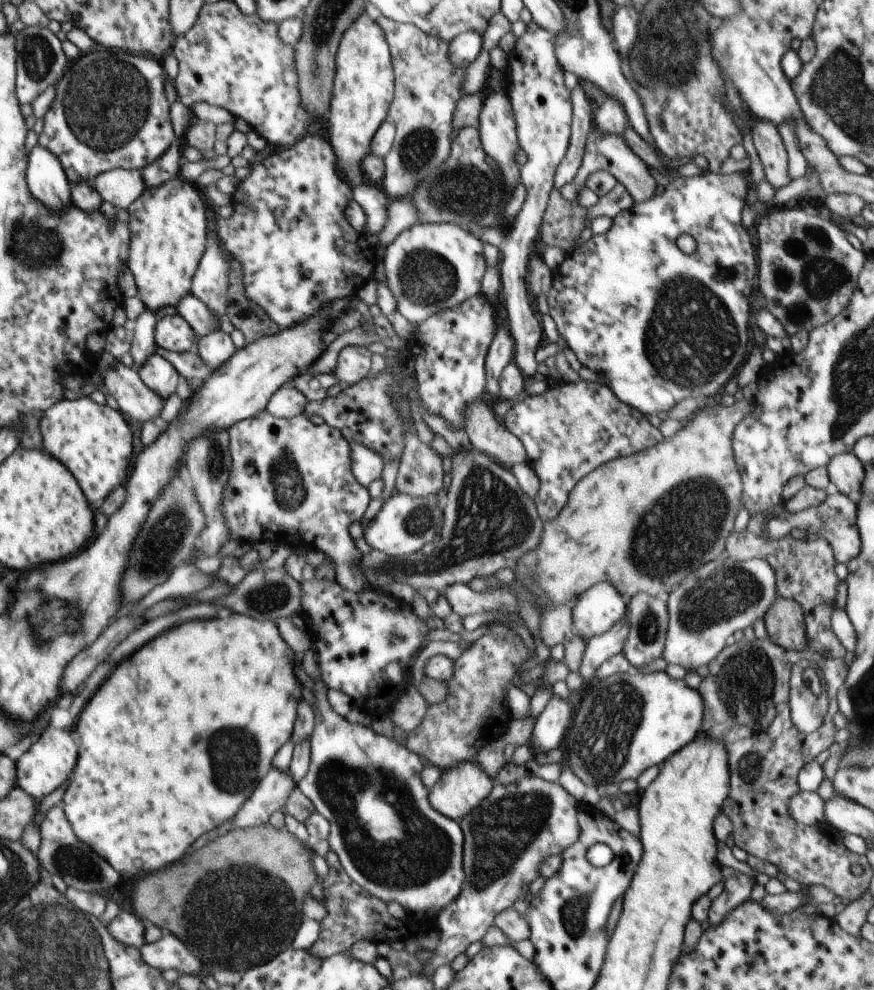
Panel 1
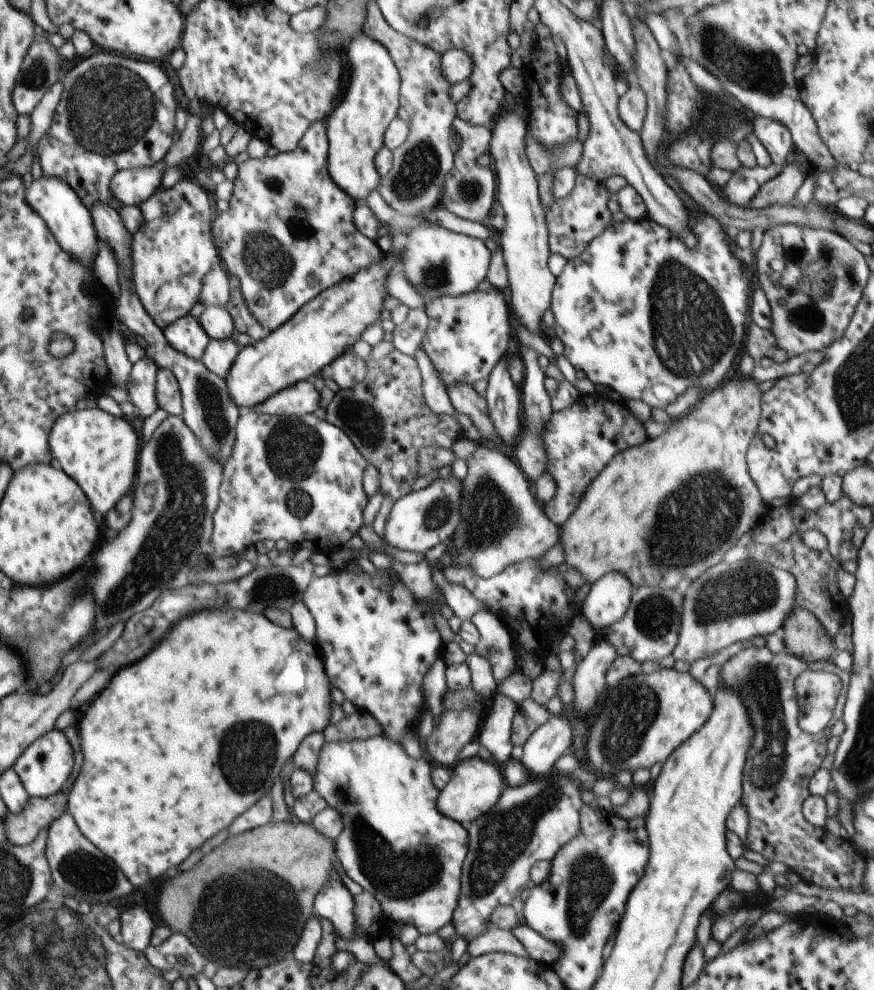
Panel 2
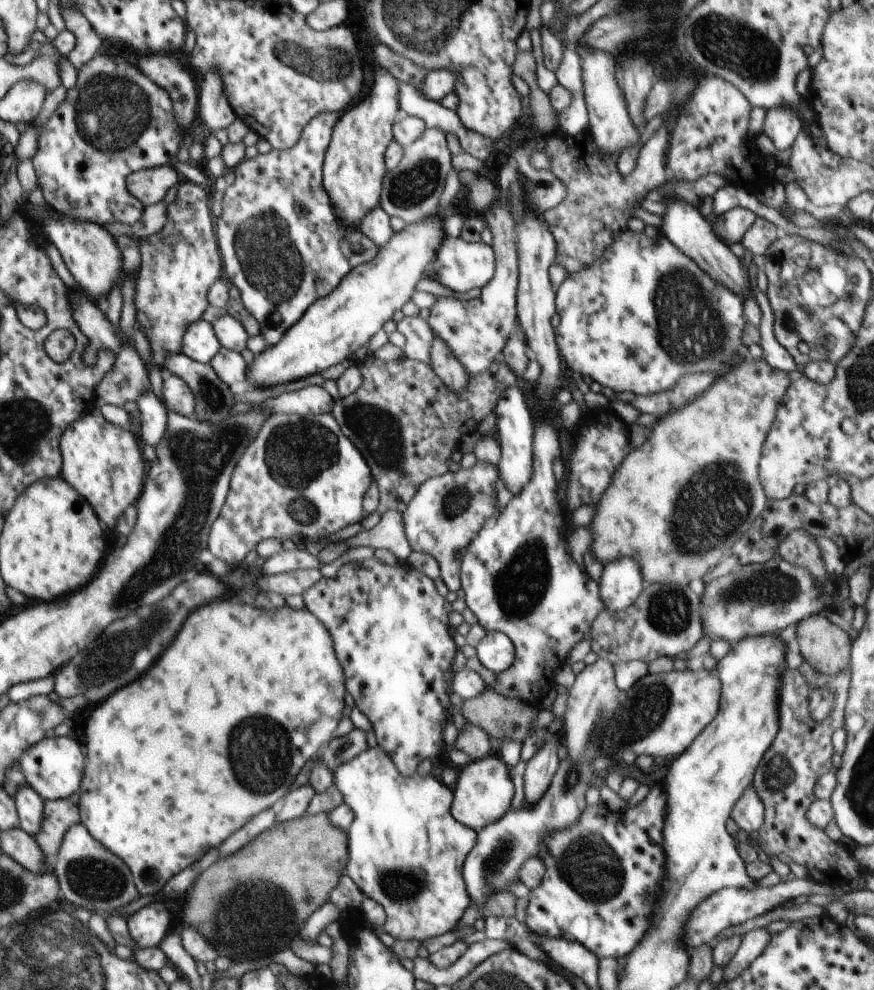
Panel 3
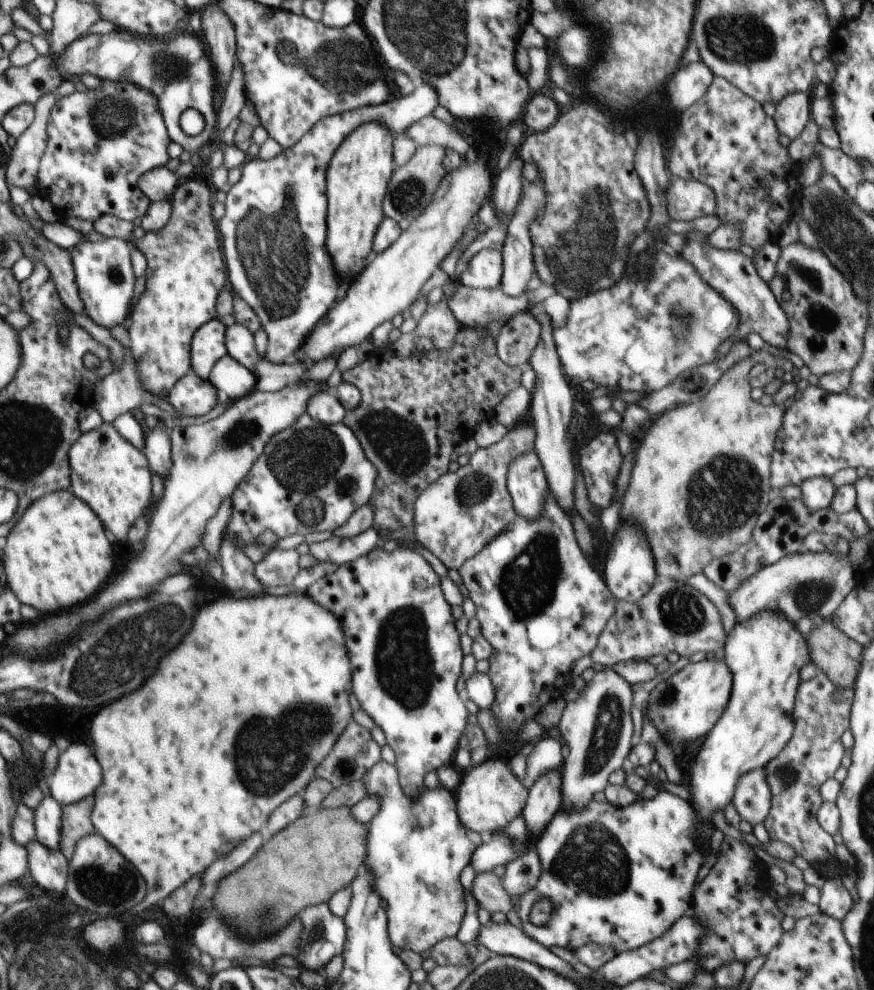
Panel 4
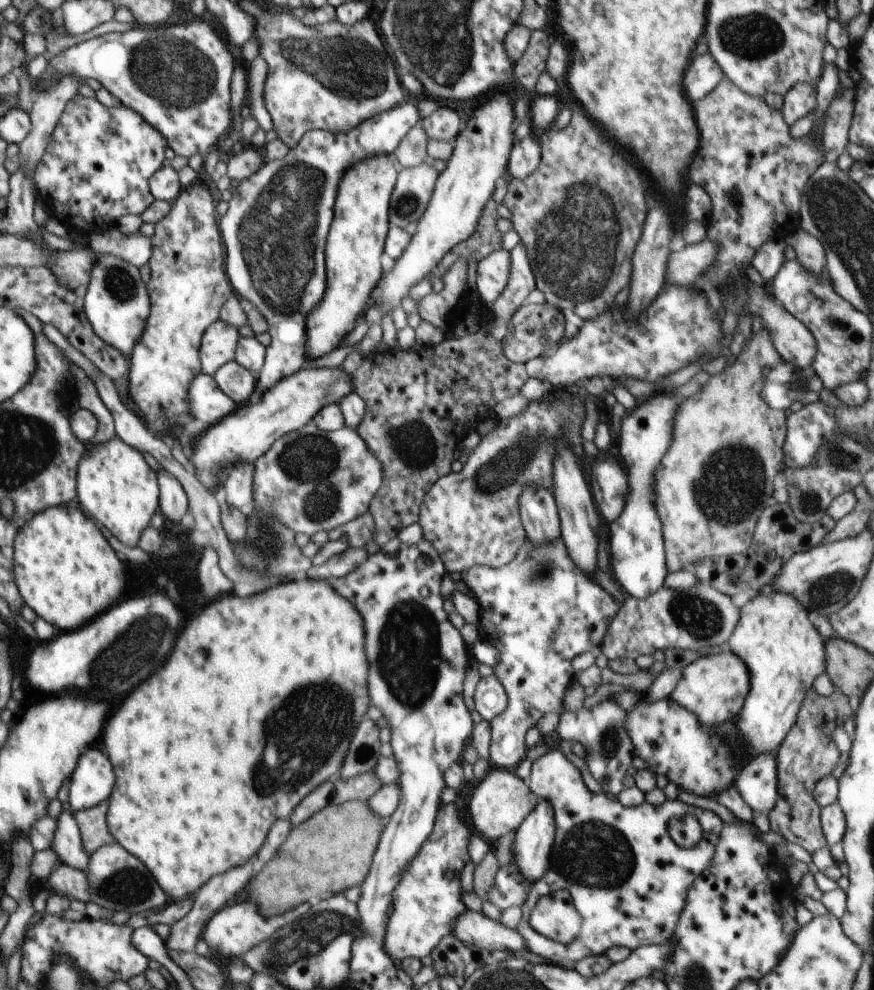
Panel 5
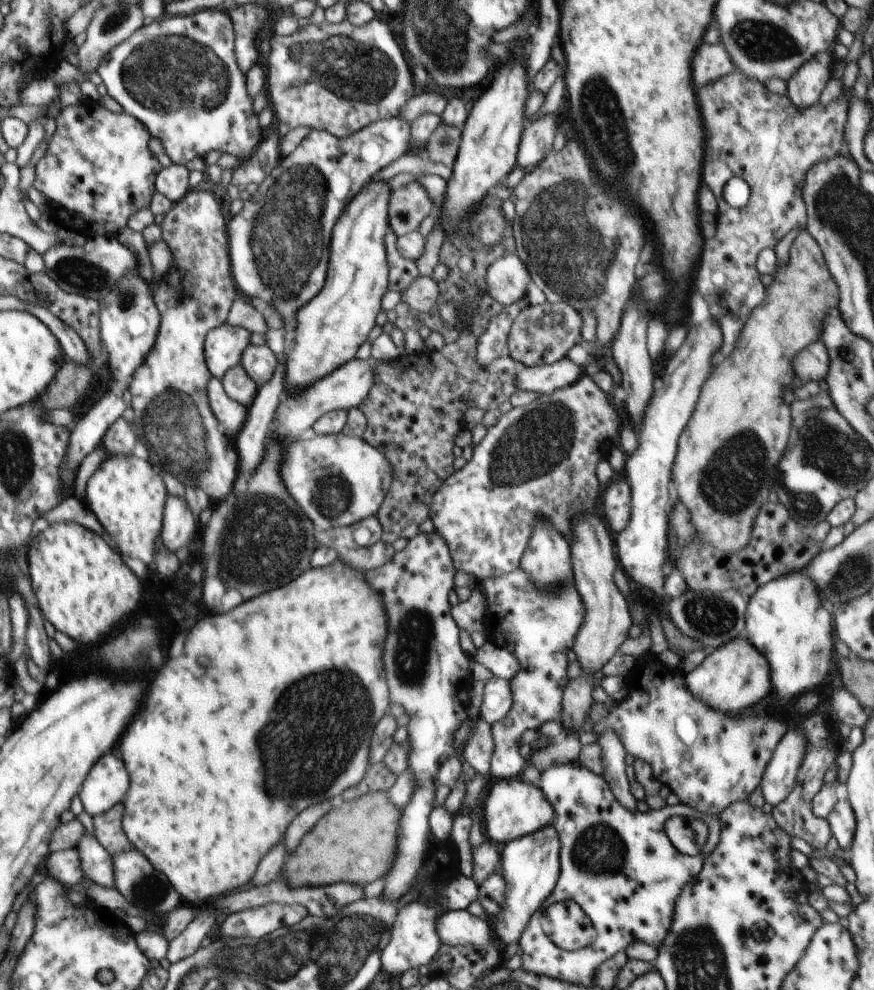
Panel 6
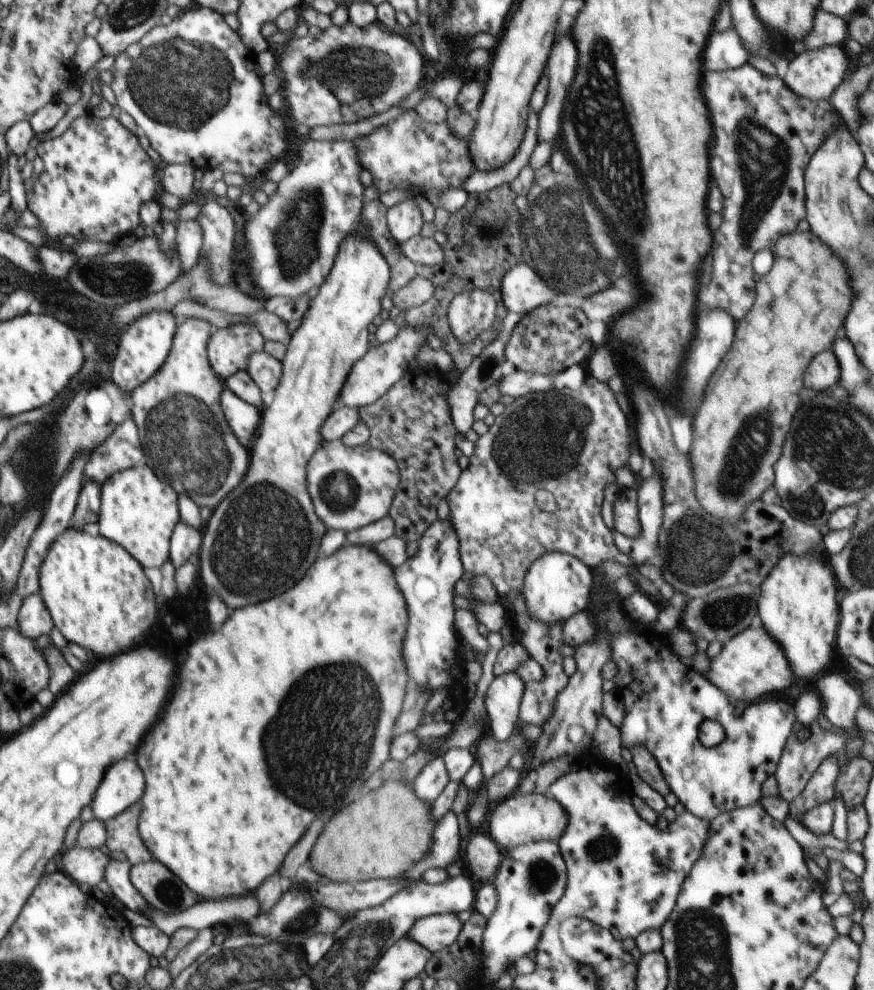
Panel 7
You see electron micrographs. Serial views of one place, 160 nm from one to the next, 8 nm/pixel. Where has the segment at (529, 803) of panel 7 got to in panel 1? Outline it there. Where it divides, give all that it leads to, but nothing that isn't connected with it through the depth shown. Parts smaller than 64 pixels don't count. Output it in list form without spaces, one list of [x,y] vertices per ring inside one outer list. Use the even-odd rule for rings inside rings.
[[[476,761],[461,762],[445,769],[438,782],[429,788],[429,803],[434,810],[458,823],[492,792],[493,786],[493,780]]]

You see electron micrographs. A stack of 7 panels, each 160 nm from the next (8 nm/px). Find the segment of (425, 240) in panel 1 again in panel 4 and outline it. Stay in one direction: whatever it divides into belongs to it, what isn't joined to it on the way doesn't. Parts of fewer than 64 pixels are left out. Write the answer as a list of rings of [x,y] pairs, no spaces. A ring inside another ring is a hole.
[[[482,249],[468,264],[467,270],[457,278],[460,284],[473,289],[496,289],[501,284],[503,258],[495,249]]]

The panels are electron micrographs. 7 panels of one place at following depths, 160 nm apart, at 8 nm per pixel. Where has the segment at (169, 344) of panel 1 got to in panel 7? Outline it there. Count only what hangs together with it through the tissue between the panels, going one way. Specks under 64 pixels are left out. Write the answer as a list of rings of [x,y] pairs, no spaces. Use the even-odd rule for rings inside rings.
[[[252,324],[214,329],[206,346],[212,371],[222,381],[236,372],[246,371],[250,354],[263,350],[264,342]]]

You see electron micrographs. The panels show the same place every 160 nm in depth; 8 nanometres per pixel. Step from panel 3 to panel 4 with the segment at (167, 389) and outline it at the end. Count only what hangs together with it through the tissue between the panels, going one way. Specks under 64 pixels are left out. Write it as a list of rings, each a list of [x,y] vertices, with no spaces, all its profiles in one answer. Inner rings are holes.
[[[194,370],[186,373],[172,387],[166,400],[182,416],[204,416],[224,398],[208,380],[198,376]]]

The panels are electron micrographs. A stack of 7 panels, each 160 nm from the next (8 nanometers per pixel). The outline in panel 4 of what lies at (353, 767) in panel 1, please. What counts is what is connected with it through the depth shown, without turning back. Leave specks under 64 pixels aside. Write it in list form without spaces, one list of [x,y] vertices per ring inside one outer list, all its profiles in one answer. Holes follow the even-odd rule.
[[[384,760],[378,761],[369,771],[365,773],[362,778],[365,787],[367,788],[368,795],[376,795],[381,800],[381,807],[378,814],[368,824],[368,836],[367,836],[367,857],[365,858],[364,866],[371,870],[371,873],[375,876],[375,889],[378,894],[384,899],[387,907],[387,929],[389,932],[390,942],[394,946],[398,946],[401,949],[408,949],[415,953],[424,952],[424,950],[431,949],[437,942],[456,937],[456,933],[462,924],[462,920],[465,917],[466,903],[465,903],[465,888],[460,883],[460,872],[464,870],[465,866],[471,862],[473,852],[482,844],[480,833],[467,829],[459,819],[457,813],[457,800],[454,793],[445,789],[444,787],[436,788],[435,790],[429,790],[426,788],[424,792],[415,799],[410,798],[404,794],[401,784],[399,783],[399,772],[396,766],[389,764]]]

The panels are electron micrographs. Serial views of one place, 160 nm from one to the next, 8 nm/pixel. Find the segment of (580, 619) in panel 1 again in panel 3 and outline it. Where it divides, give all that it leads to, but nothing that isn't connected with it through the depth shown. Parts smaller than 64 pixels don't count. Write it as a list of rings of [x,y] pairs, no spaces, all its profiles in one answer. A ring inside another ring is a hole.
[[[634,558],[608,562],[598,580],[606,612],[626,610],[646,586],[640,566]]]

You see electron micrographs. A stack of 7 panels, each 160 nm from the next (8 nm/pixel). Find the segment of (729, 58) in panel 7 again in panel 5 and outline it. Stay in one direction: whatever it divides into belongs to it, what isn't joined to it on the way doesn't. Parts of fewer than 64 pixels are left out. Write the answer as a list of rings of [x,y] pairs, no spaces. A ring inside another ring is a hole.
[[[710,53],[696,56],[684,76],[684,90],[688,94],[688,100],[693,103],[704,98],[724,77],[724,71]]]

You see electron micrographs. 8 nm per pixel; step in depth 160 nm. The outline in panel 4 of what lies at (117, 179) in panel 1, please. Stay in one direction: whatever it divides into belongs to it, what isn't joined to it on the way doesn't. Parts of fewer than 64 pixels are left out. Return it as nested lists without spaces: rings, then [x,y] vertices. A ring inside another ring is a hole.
[[[166,166],[146,171],[139,178],[140,190],[145,192],[152,203],[170,200],[177,186],[178,178],[175,172],[170,171]]]

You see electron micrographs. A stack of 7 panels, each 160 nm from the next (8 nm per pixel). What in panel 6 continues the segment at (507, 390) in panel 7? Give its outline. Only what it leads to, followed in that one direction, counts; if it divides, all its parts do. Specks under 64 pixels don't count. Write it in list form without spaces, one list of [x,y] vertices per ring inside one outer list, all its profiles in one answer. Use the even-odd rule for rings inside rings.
[[[568,357],[551,365],[525,367],[515,378],[515,385],[520,390],[549,395],[555,390],[574,384],[587,369],[573,363]]]

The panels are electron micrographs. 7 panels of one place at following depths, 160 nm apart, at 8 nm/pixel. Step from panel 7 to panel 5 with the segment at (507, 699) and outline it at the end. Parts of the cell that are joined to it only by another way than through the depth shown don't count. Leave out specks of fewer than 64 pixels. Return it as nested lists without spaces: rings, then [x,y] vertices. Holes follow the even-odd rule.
[[[496,675],[482,677],[475,690],[475,709],[489,723],[507,707],[507,694]]]

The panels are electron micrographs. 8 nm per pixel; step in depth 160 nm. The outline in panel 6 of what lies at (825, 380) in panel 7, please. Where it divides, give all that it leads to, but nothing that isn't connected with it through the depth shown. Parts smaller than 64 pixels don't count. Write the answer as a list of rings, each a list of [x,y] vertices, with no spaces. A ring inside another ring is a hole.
[[[823,342],[808,345],[794,357],[794,370],[803,384],[824,380],[830,365],[828,349]]]

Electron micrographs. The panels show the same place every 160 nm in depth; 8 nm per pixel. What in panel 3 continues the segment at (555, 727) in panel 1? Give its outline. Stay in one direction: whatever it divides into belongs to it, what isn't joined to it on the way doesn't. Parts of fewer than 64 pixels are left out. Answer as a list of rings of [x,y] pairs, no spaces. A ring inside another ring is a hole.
[[[547,734],[545,745],[524,764],[523,781],[526,805],[538,804],[550,788],[552,779],[559,767],[556,751],[559,740]]]

